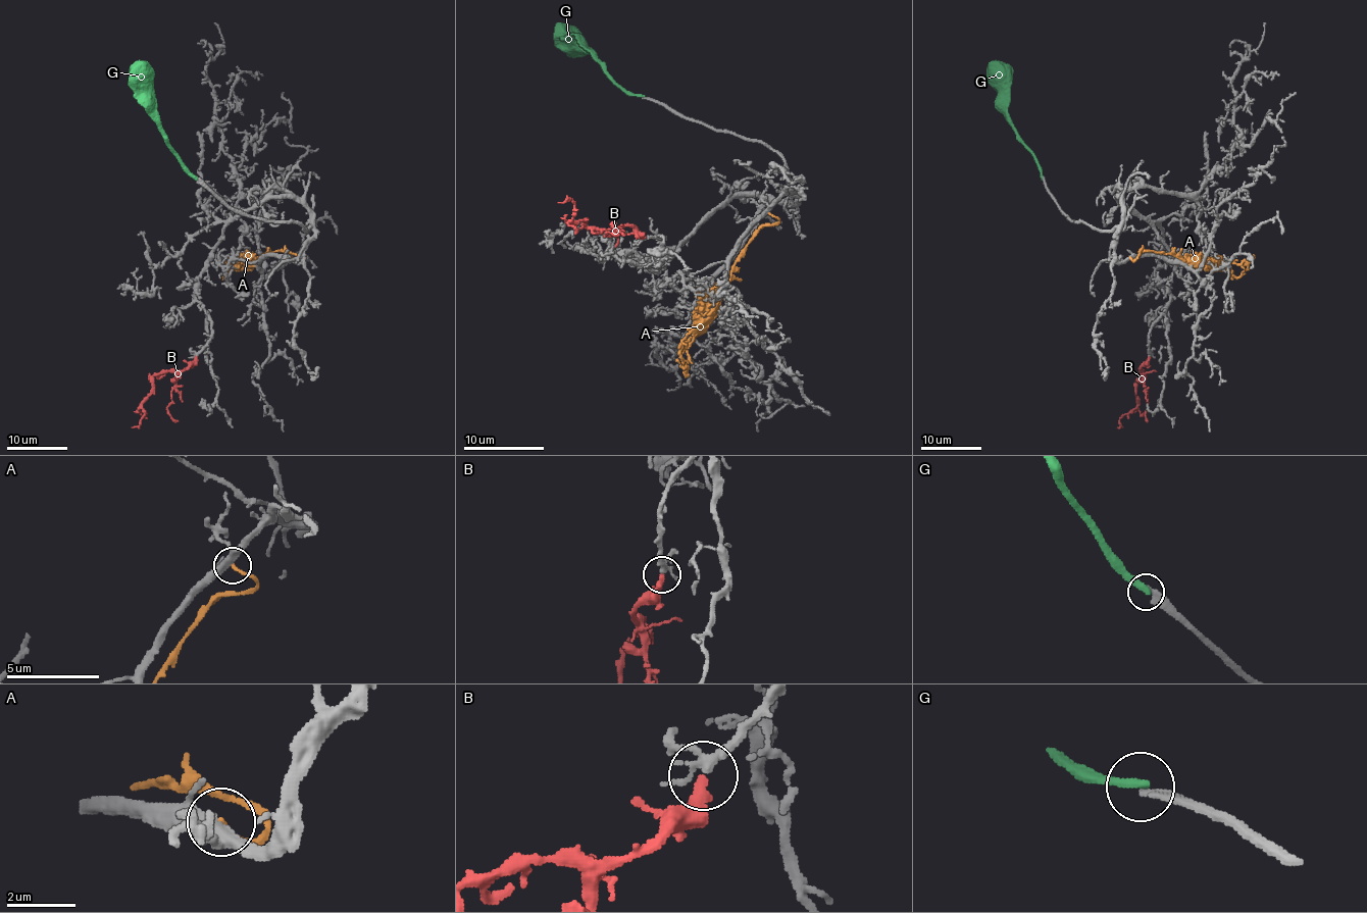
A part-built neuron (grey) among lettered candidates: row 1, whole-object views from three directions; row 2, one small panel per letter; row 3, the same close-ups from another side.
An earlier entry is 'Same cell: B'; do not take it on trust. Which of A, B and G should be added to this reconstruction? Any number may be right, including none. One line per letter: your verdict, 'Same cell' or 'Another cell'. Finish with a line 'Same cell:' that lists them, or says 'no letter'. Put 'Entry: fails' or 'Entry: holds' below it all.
A: Another cell
B: Same cell
G: Another cell
Same cell: B
Entry: holds

